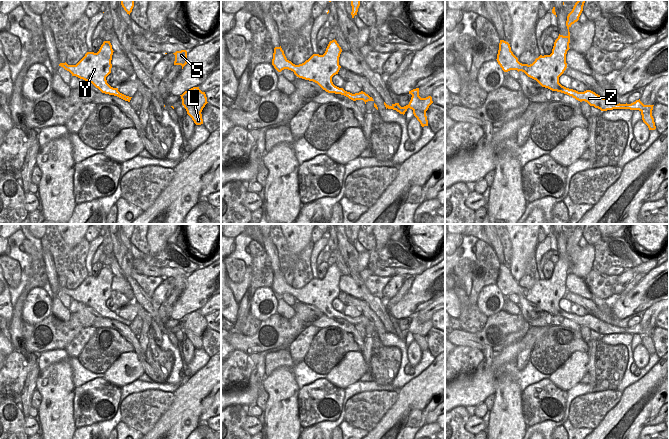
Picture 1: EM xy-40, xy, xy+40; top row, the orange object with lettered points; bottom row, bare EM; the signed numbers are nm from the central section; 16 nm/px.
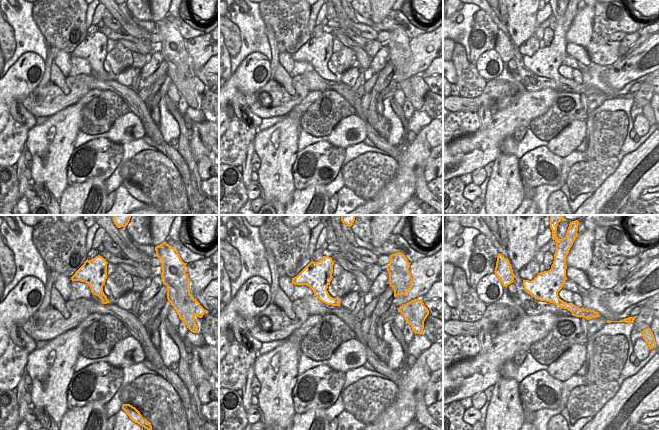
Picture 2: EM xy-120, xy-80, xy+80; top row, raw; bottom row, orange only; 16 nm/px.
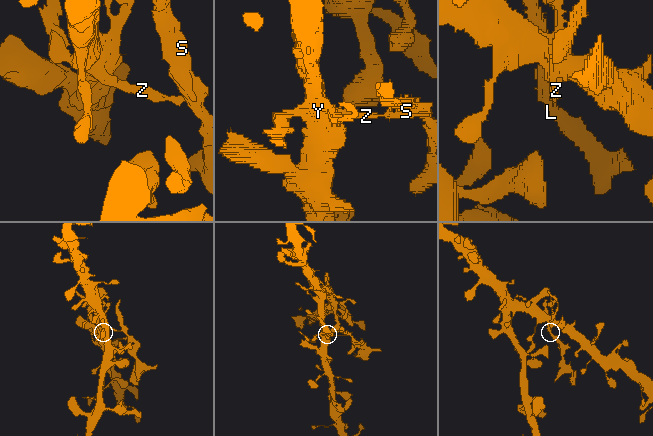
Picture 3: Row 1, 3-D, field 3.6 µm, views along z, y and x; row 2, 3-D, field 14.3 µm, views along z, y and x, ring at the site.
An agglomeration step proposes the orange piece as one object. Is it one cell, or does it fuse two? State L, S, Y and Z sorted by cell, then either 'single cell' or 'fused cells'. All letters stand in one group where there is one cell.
groups L S / Y Z; fused cells

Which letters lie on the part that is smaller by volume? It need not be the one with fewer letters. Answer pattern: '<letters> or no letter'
L, S

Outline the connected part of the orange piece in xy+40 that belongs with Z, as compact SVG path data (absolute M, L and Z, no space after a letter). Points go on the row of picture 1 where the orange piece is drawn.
M578 0L572 11L567 16L566 26L568 35L560 35L554 42L552 53L550 55L540 55L535 61L528 65L522 64L511 51L510 44L504 40L500 40L499 50L497 54L497 62L504 72L517 70L524 72L528 77L536 80L542 87L552 91L561 92L572 96L576 100L587 102L590 106L597 108L600 106L599 95L591 90L578 92L573 89L566 88L559 83L559 77L567 68L566 54L570 43L569 28L572 24L579 20L583 11L586 0Z

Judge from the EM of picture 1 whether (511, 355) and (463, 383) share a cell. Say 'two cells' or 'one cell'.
one cell

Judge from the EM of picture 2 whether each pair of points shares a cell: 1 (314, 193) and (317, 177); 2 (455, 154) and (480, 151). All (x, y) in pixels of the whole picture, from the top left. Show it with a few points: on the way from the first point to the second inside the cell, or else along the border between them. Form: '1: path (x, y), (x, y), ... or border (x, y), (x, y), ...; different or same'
1: border (324, 184), (311, 184), (296, 190); different
2: path (461, 154), (474, 151); same

